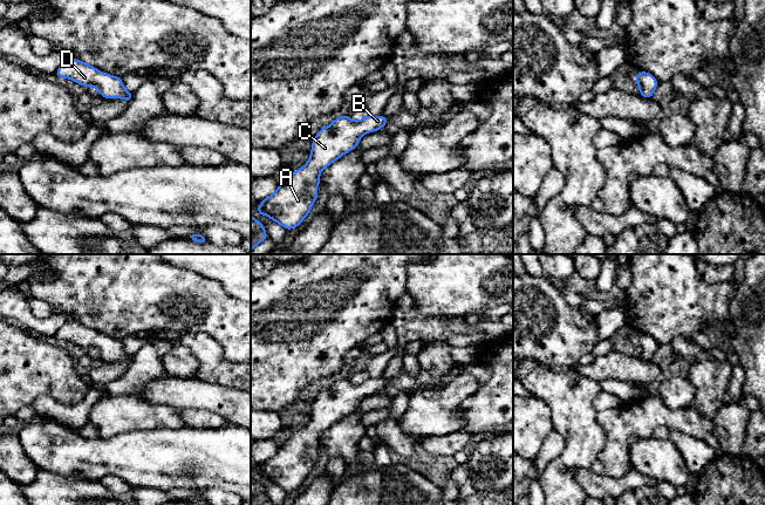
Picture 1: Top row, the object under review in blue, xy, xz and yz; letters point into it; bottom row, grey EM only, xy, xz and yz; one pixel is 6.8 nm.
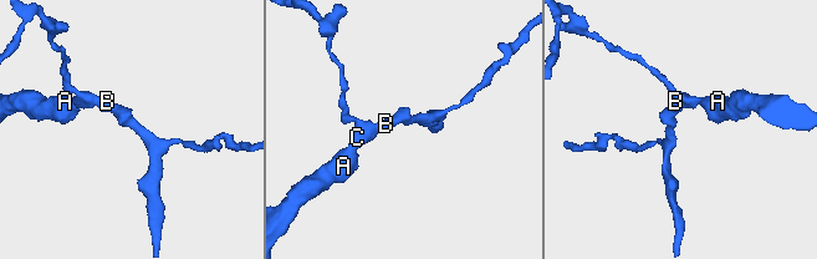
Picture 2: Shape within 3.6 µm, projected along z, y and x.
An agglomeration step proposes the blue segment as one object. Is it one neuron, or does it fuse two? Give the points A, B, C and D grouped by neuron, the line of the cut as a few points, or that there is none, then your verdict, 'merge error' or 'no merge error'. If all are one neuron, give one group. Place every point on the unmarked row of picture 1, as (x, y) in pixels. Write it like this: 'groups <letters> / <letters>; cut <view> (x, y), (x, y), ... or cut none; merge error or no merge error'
groups A B C D; cut none; no merge error

